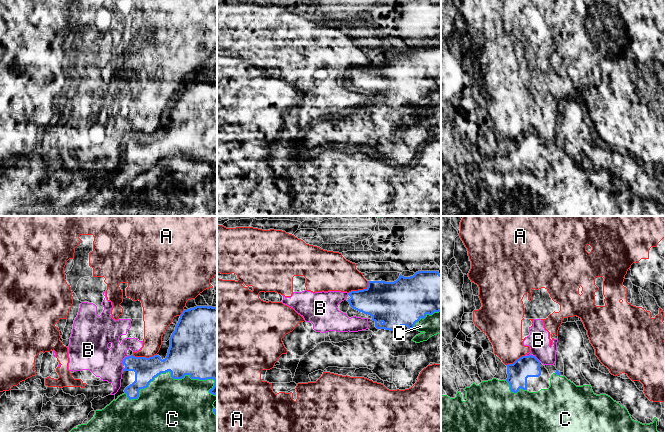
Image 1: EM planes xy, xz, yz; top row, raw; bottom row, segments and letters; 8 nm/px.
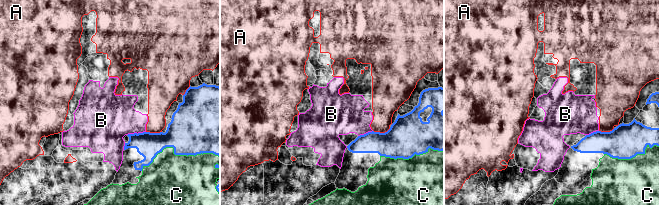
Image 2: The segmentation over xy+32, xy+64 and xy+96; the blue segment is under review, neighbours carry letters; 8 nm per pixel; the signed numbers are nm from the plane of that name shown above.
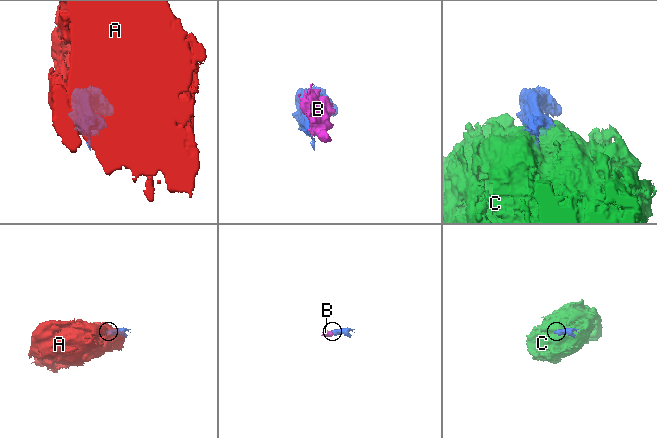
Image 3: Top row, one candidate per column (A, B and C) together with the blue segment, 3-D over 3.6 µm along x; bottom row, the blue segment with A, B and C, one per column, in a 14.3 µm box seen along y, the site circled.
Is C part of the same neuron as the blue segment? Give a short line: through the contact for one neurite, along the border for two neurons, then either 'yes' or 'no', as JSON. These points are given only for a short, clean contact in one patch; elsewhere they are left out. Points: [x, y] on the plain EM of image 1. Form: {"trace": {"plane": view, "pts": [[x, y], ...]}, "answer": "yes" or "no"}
{"answer": "yes"}

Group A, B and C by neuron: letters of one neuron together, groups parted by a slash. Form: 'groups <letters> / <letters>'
groups A B / C

